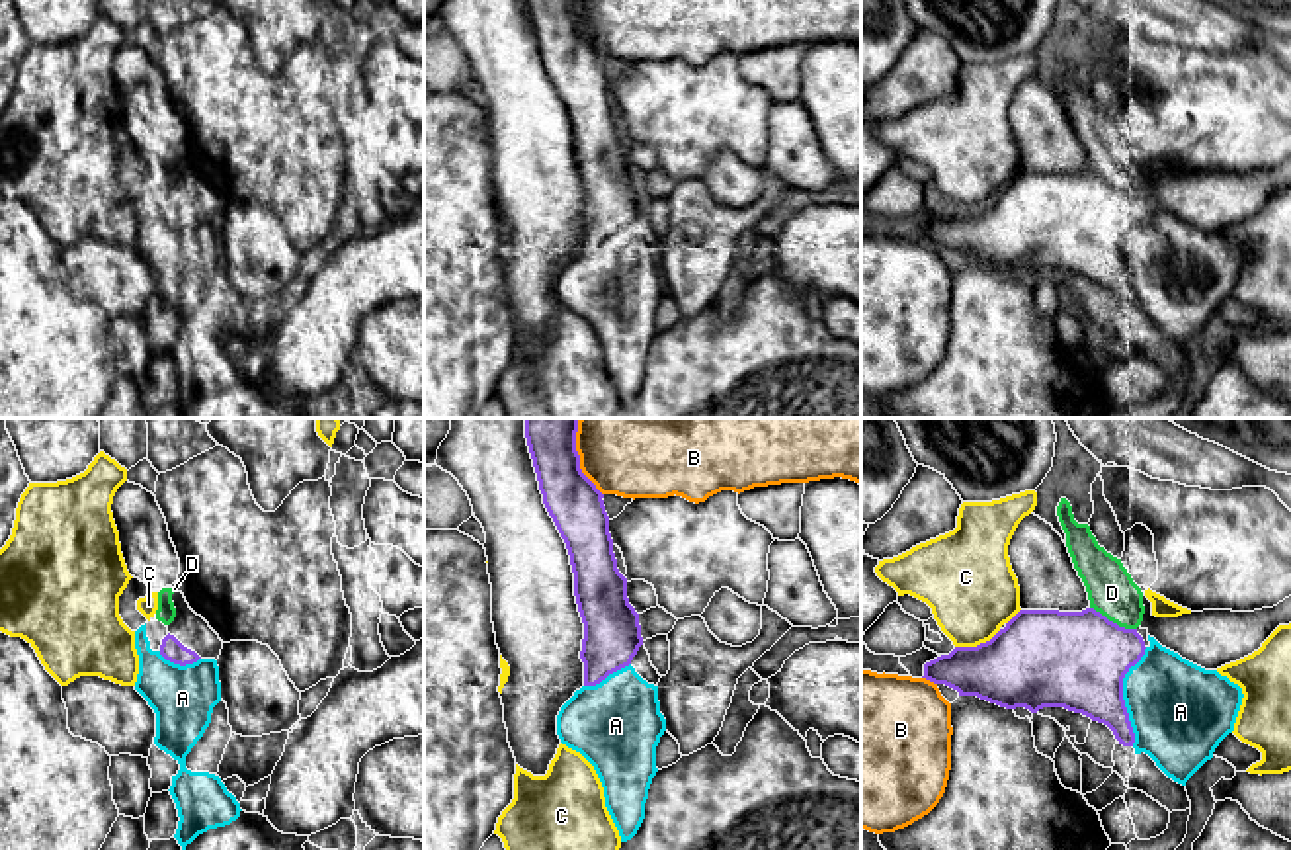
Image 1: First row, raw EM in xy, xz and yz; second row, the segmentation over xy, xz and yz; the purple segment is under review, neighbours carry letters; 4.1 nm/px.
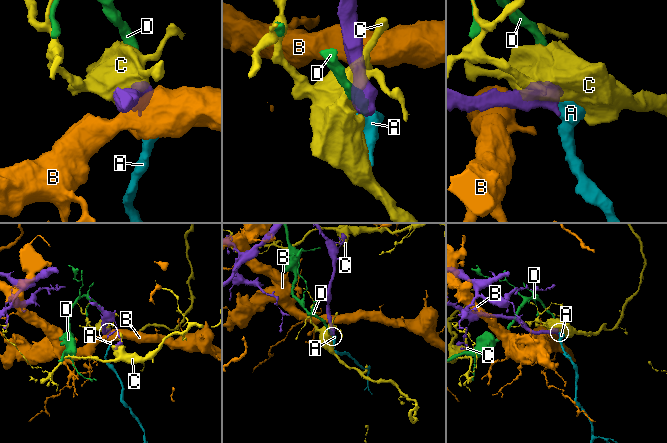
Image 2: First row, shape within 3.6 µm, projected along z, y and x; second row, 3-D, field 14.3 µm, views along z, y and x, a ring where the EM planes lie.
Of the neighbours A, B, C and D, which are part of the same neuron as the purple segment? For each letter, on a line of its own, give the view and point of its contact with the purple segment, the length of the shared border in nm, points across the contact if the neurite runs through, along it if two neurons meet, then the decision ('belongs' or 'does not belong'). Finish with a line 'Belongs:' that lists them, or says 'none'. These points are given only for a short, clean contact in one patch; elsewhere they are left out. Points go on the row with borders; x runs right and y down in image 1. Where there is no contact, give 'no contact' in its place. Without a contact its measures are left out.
A: yz (1122, 696) | 420 nm | belongs
B: xz (579, 458) | 340 nm | does not belong
C: yz (977, 645) | 200 nm | does not belong
D: yz (1112, 622) | 220 nm | does not belong
Belongs: A

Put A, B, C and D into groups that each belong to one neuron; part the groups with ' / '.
A / B / C / D

